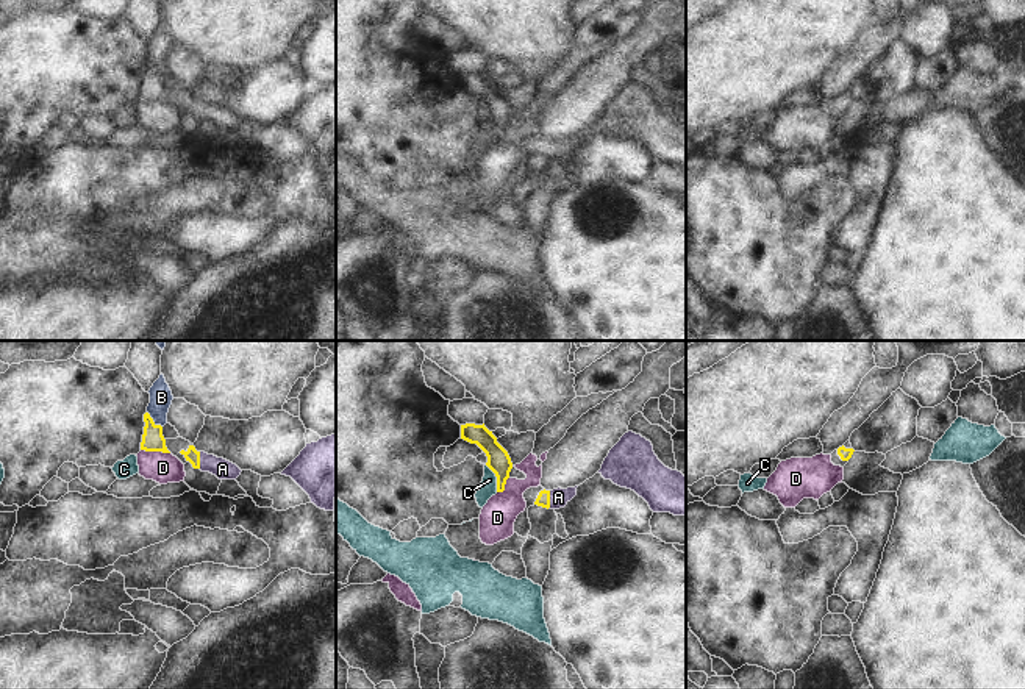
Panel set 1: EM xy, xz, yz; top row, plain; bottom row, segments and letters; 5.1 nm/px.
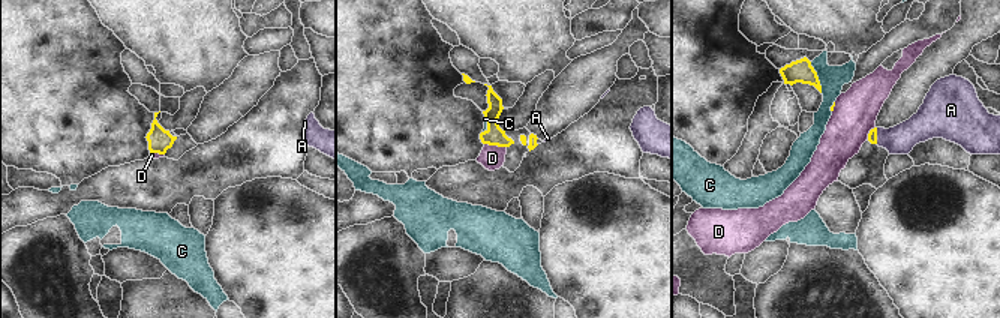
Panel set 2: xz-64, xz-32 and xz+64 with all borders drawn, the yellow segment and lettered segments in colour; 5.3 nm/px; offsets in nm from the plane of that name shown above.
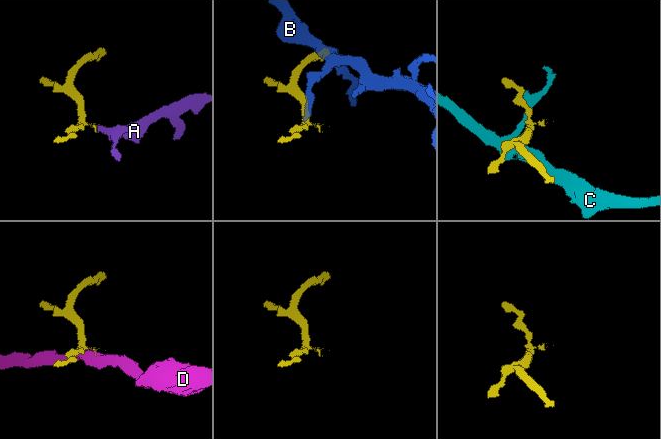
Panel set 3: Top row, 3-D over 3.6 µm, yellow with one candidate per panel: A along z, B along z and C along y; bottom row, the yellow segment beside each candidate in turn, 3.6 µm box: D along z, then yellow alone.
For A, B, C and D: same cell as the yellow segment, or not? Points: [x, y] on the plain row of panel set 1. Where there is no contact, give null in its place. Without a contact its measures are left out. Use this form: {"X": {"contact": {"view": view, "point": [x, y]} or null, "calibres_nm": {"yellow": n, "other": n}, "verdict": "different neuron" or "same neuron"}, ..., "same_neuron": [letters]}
{"A": {"contact": {"view": "xy", "point": [199, 110]}, "calibres_nm": {"yellow": 70, "other": 100}, "verdict": "same neuron"}, "B": {"contact": {"view": "xy", "point": [152, 71]}, "calibres_nm": {"yellow": 110, "other": 120}, "verdict": "different neuron"}, "C": {"contact": {"view": "xz", "point": [497, 128]}, "calibres_nm": {"yellow": 120, "other": 80}, "verdict": "different neuron"}, "D": {"contact": {"view": "xy", "point": [155, 100]}, "calibres_nm": {"yellow": 110, "other": 160}, "verdict": "different neuron"}, "same_neuron": ["A"]}

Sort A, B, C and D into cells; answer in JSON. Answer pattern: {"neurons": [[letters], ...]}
{"neurons": [["A"], ["B"], ["C"], ["D"]]}

